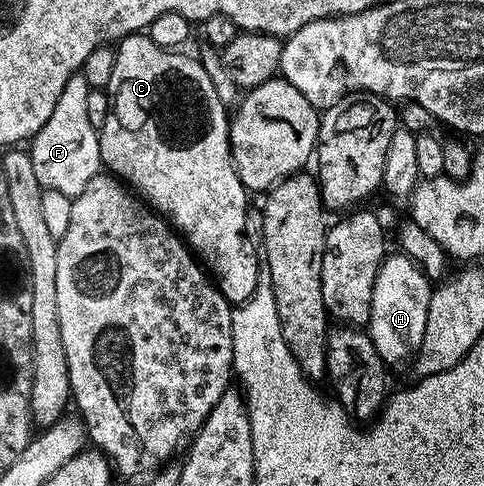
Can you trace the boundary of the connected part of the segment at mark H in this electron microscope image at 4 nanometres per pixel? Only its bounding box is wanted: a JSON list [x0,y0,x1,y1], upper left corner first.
[365,251,432,367]

